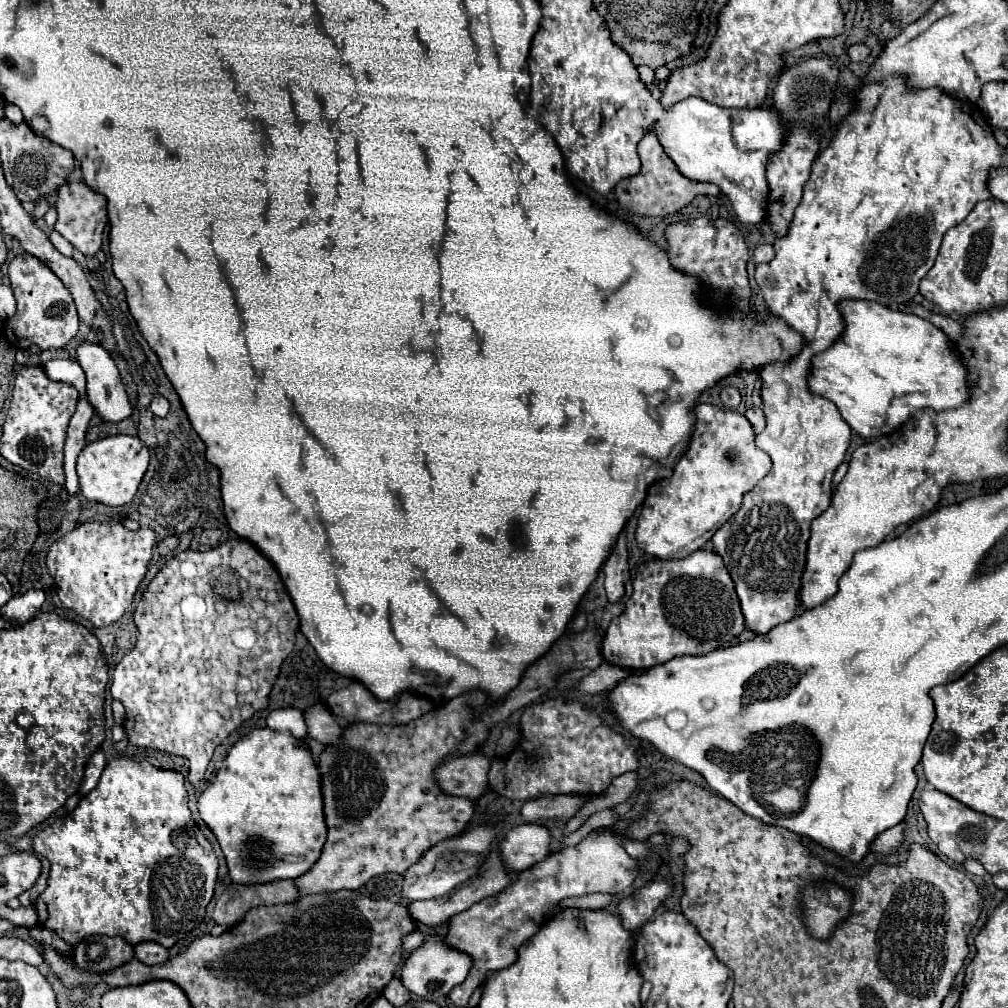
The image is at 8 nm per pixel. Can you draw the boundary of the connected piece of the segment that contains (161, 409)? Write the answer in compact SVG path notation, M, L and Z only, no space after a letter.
M156 395L156 397L152 399L152 403L150 403L150 411L152 411L156 417L166 417L166 415L168 415L168 407L170 407L170 403L168 403L168 399L162 397L162 395Z

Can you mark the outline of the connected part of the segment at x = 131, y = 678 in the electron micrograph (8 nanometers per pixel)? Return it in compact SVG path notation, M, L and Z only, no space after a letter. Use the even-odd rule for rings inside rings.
M240 539L240 541L238 541L240 547L238 547L236 541L226 541L226 543L218 545L216 549L210 549L208 553L206 553L206 551L192 551L192 549L188 549L188 551L178 553L178 555L172 557L170 561L166 561L164 567L156 573L156 577L148 583L148 587L146 587L146 591L142 593L140 601L136 603L134 623L136 623L136 627L138 627L138 641L136 641L134 649L122 657L122 661L116 665L114 675L112 675L110 693L112 693L112 697L118 699L118 701L124 705L124 709L126 709L126 717L124 717L122 727L124 727L124 731L126 731L128 741L130 741L132 745L136 745L136 747L154 747L154 749L160 749L160 751L170 753L170 755L186 757L186 759L190 761L190 775L188 775L188 779L190 779L190 783L194 783L194 785L204 777L204 771L206 771L206 767L208 767L208 763L210 763L210 759L212 759L214 749L216 749L242 721L250 719L256 711L268 707L272 687L274 687L274 683L276 683L276 679L278 679L278 673L280 673L280 665L282 665L282 661L290 655L290 651L294 649L294 635L296 635L296 631L298 631L298 615L296 615L296 609L294 609L294 605L292 605L292 599L290 599L290 595L288 595L288 591L286 591L286 587L284 587L284 583L282 583L282 579L280 579L280 575L278 575L278 571L276 571L276 567L274 567L274 563L272 563L268 557L264 557L258 549L248 547L246 543L248 543L248 541ZM236 567L242 569L242 573L246 575L246 579L240 577L240 573L236 571ZM254 581L268 581L268 591L274 591L276 599L274 599L274 603L268 601L268 607L266 607L266 611L264 611L264 615L272 621L270 631L268 631L264 637L258 635L256 645L254 645L250 651L246 651L246 649L240 649L240 647L236 647L234 643L230 643L230 633L232 633L232 631L238 631L238 629L242 629L242 627L252 627L254 621L262 617L262 611L256 611L256 609L252 607L252 603L254 603L256 595L258 595L258 589L254 591L254 585L260 585L260 583L254 583Z

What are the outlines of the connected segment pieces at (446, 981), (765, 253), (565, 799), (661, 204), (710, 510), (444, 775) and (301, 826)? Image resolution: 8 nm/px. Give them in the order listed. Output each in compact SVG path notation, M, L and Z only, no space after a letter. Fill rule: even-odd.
M434 933L406 957L400 979L402 979L404 987L410 993L418 995L420 999L438 1001L438 999L446 997L456 985L466 981L472 965L474 965L474 959L470 959L470 955L466 955L464 951L458 951L456 947L450 947L442 935Z
M758 245L758 247L754 249L754 263L756 263L756 265L768 263L768 261L772 261L772 257L774 257L772 245Z
M556 795L556 797L540 797L536 801L526 801L520 815L524 819L530 819L530 823L540 819L570 819L580 805L586 801L586 797L580 795Z
M648 131L642 137L642 141L638 143L638 155L640 155L640 161L642 161L640 173L634 175L632 179L620 181L614 189L614 195L624 209L632 209L634 213L640 213L640 215L664 217L668 213L680 211L682 207L686 207L698 195L720 195L720 189L716 189L712 183L698 183L698 181L686 179L678 171L674 161L666 155L664 147L660 145L658 137L652 131Z
M698 403L694 417L694 433L674 475L648 487L638 517L636 543L658 559L684 559L698 551L740 509L742 495L770 471L770 457L754 445L752 425L744 415Z
M474 753L470 759L446 763L446 767L438 771L438 783L442 783L442 789L450 791L450 795L468 795L470 799L478 799L488 787L488 771L490 759Z
M260 727L238 739L228 751L222 769L216 773L216 781L200 795L196 805L202 821L212 829L222 847L232 883L240 885L298 879L318 861L328 833L318 761L304 739L294 737L290 731Z

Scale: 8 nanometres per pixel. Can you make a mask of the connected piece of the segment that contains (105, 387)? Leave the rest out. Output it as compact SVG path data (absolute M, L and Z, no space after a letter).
M76 341L76 361L80 363L80 367L86 373L86 393L88 399L92 403L92 407L100 413L100 417L104 421L122 421L126 417L130 417L132 413L132 405L128 401L128 395L124 391L124 385L120 381L120 373L118 367L114 363L114 359L110 357L110 353L100 345L100 343L90 343L90 341Z

